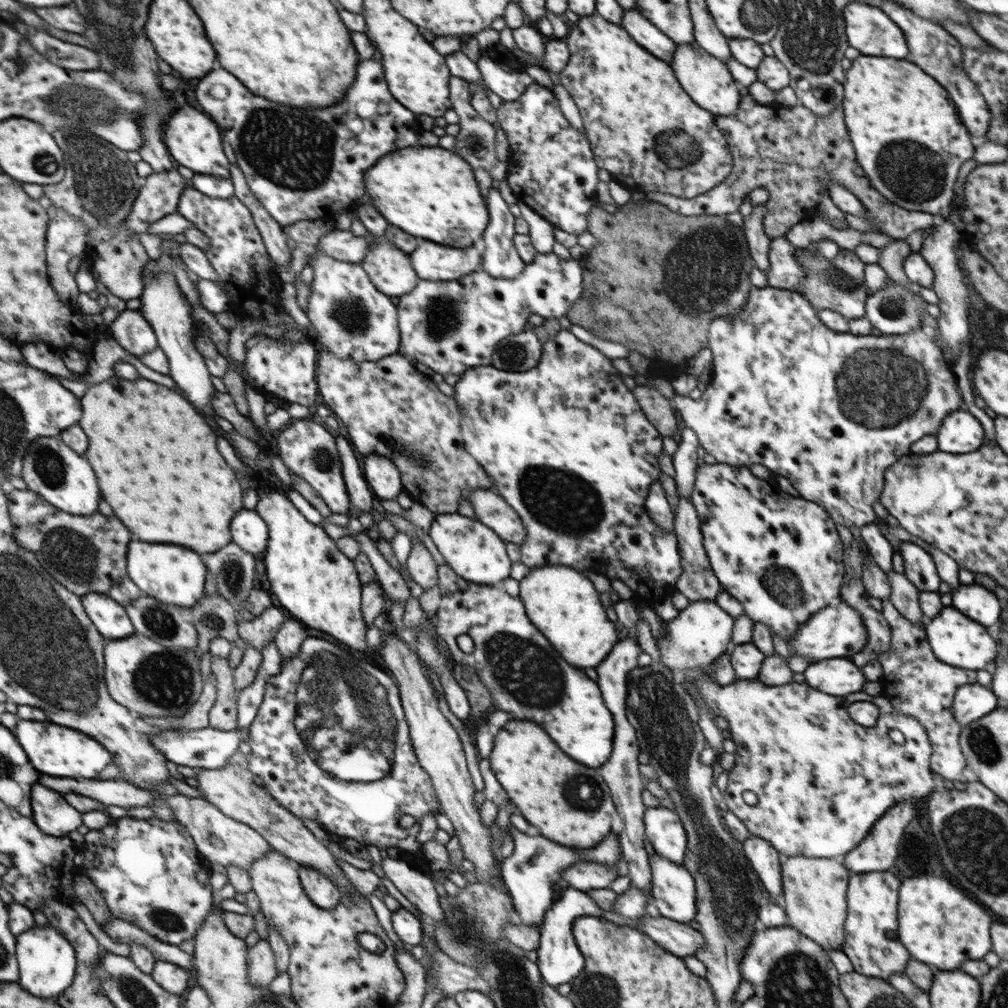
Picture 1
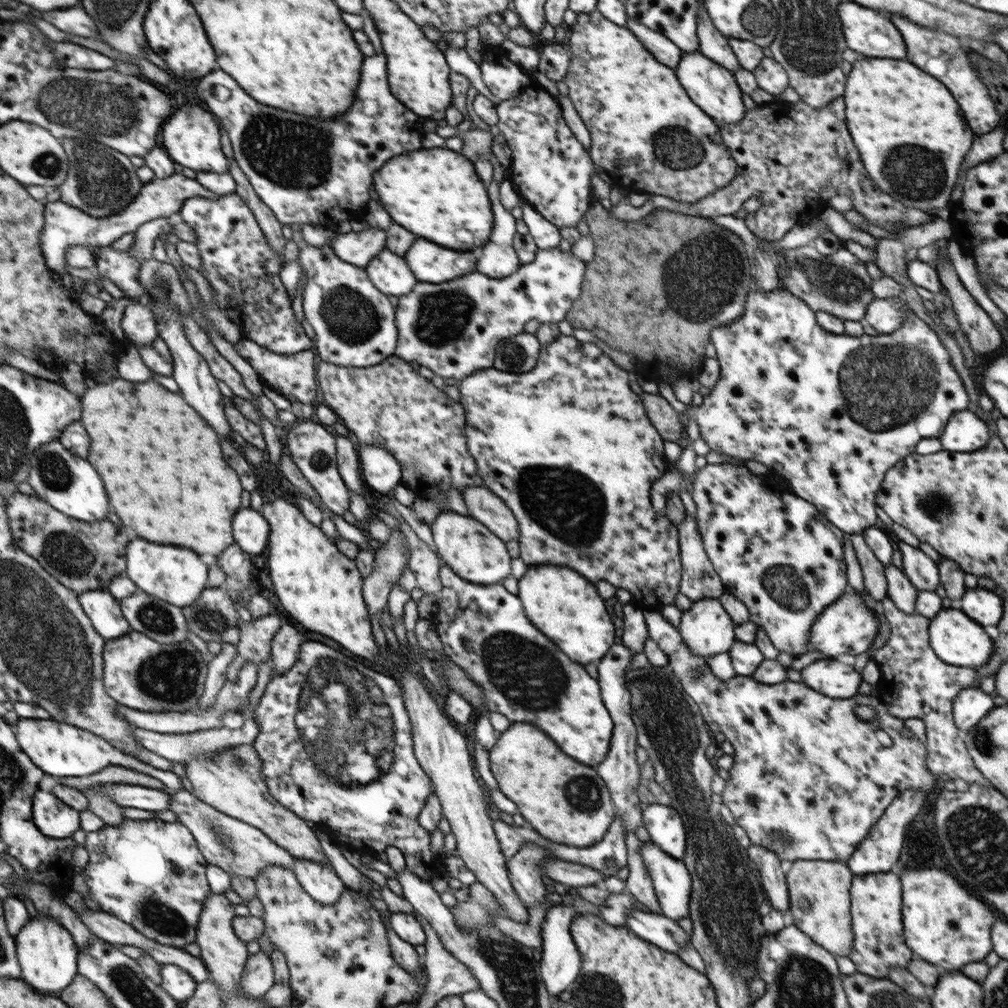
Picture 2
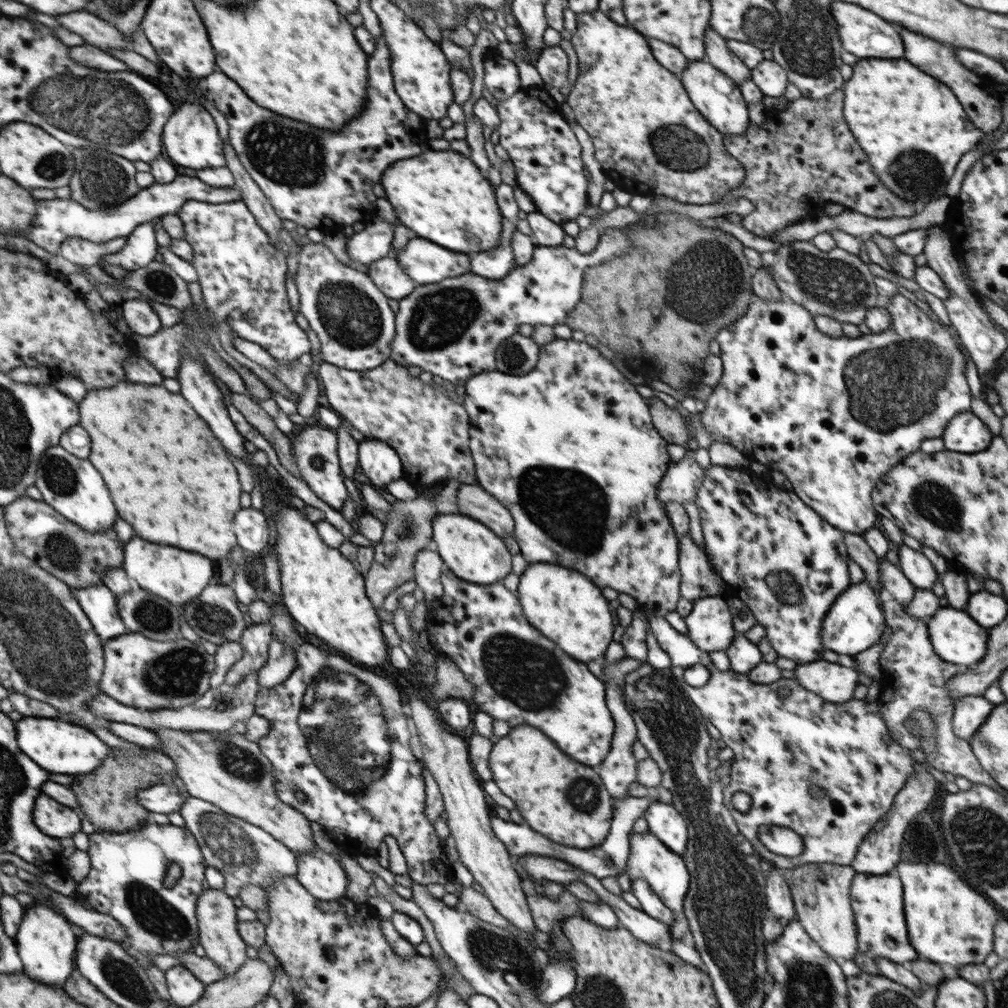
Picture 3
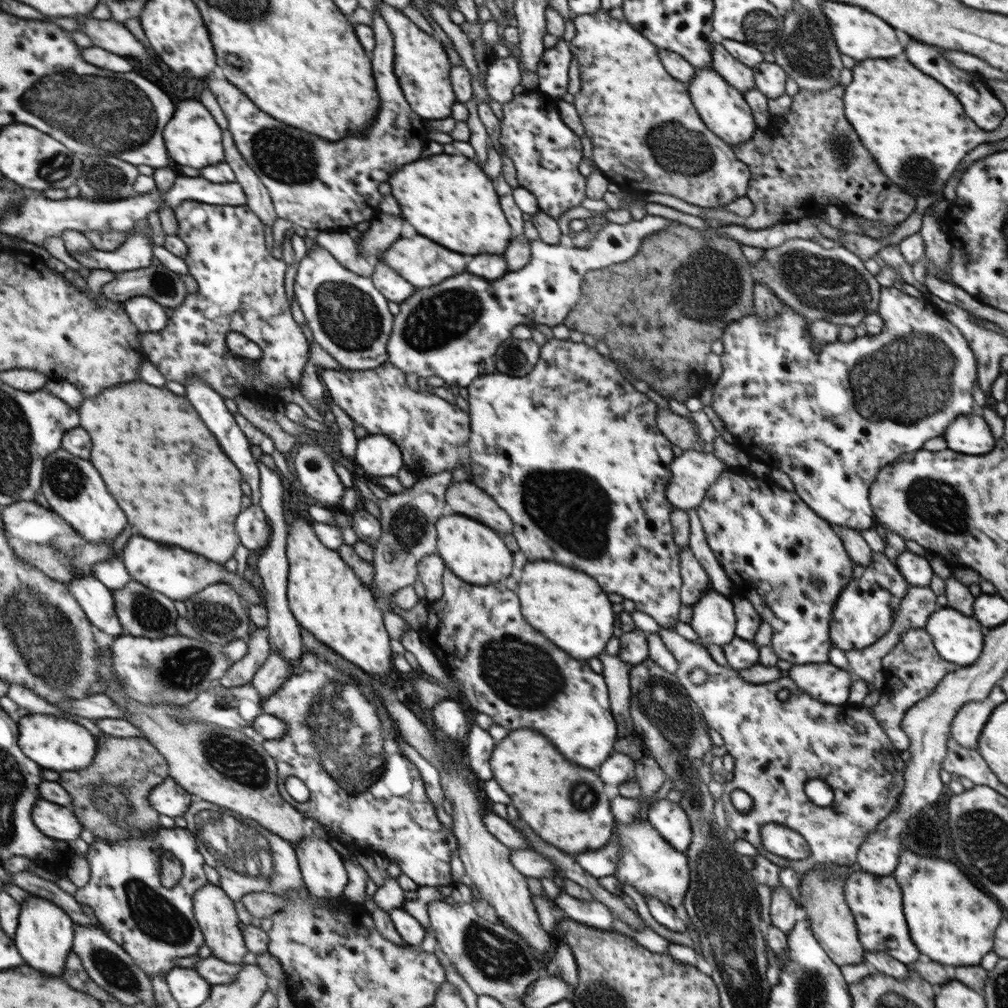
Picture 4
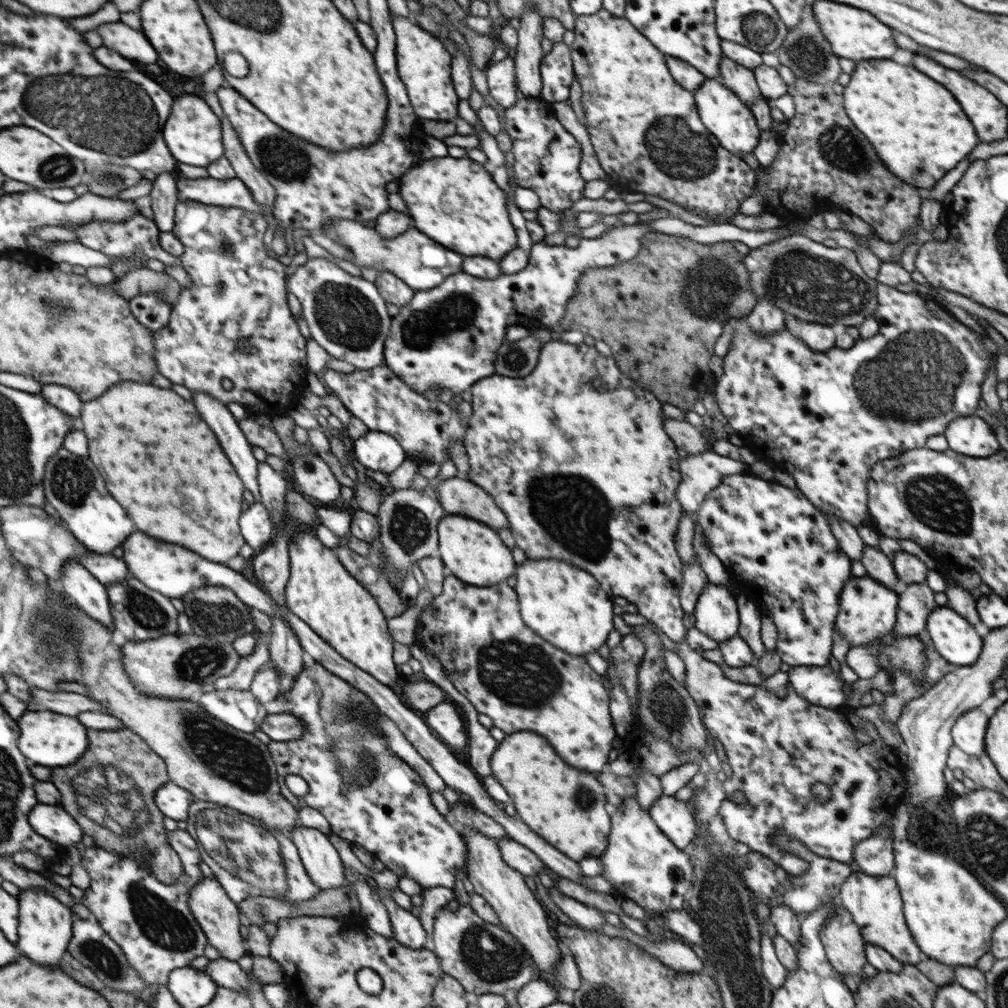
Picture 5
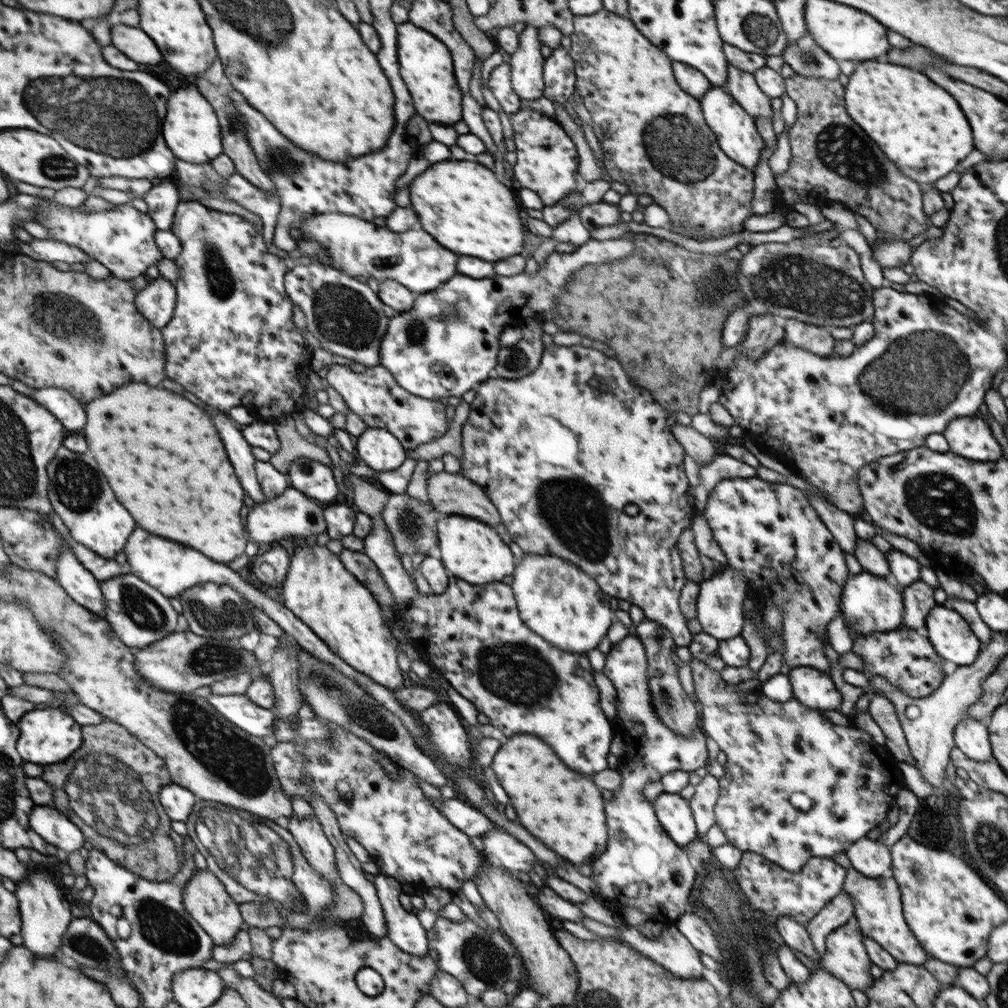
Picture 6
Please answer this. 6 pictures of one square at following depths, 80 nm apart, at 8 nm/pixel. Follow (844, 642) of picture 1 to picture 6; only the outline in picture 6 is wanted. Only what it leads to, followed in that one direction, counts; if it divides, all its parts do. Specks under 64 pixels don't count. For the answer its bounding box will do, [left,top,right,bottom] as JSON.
[841,572,904,636]

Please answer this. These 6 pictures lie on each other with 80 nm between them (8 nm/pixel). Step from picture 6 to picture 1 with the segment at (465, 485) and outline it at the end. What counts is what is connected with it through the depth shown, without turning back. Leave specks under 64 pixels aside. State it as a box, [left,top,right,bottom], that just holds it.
[467,489,526,542]

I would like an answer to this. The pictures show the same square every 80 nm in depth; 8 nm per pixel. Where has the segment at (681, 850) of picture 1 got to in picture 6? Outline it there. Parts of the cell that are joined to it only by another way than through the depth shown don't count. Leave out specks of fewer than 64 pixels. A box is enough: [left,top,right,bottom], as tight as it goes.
[652,792,700,847]

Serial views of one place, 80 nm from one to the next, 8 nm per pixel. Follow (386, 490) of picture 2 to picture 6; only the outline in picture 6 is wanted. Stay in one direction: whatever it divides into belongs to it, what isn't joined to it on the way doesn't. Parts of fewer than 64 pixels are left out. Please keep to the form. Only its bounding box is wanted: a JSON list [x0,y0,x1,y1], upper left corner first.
[354,427,408,472]

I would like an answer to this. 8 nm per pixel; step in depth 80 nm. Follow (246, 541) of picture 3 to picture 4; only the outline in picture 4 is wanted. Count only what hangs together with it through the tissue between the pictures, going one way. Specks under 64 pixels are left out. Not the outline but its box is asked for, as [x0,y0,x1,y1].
[240,505,271,550]

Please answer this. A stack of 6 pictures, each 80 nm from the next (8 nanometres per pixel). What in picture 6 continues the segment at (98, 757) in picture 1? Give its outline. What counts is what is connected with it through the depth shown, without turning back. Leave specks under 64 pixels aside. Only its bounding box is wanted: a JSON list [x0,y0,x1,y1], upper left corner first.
[16,707,83,765]

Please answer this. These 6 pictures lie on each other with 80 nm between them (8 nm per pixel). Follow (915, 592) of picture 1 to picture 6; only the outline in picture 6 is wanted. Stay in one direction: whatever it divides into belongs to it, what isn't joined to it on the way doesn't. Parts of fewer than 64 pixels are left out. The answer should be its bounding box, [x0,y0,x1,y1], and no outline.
[853,538,905,591]

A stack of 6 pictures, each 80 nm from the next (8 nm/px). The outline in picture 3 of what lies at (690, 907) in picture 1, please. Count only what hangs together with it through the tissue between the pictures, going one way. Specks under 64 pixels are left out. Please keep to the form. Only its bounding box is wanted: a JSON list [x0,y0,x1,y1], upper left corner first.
[625,833,690,914]

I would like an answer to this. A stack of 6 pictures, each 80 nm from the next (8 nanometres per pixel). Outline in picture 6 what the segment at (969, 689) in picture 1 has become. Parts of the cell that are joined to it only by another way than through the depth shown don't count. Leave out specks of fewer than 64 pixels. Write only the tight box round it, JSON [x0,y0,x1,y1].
[954,718,994,762]

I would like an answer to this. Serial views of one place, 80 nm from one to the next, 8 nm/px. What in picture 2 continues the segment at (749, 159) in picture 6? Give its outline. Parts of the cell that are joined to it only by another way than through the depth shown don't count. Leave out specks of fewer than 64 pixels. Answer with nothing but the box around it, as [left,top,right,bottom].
[676,50,746,124]

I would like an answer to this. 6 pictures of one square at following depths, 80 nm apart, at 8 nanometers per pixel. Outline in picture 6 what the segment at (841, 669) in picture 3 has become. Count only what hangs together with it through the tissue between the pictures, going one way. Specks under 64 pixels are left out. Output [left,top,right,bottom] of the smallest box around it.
[787,666,842,710]

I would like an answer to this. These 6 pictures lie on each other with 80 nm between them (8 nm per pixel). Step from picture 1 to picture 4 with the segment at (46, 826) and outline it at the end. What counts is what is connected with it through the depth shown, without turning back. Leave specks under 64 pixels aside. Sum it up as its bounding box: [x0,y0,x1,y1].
[32,800,82,842]

